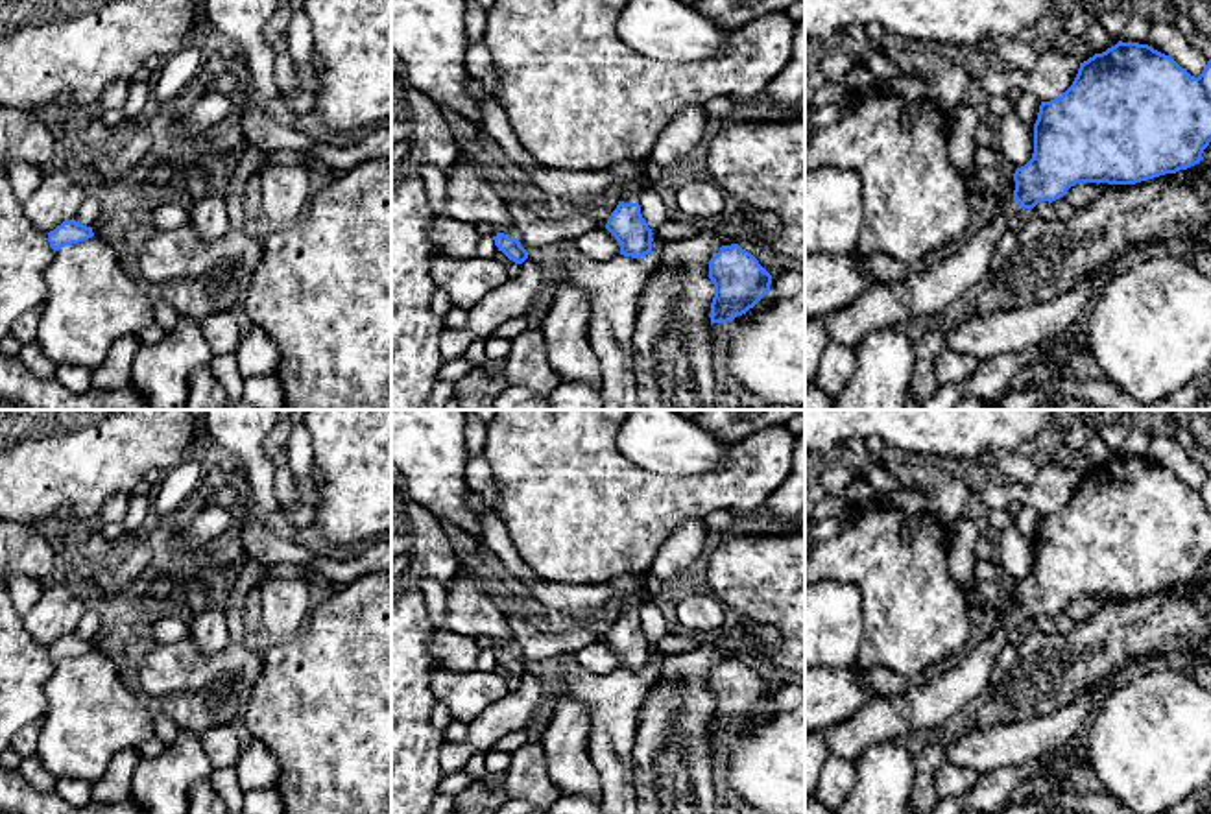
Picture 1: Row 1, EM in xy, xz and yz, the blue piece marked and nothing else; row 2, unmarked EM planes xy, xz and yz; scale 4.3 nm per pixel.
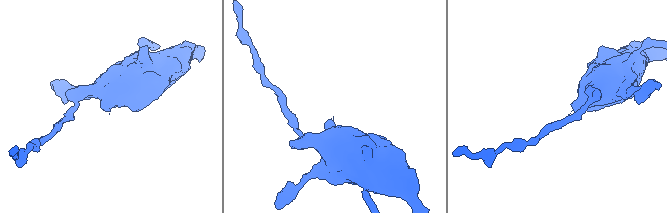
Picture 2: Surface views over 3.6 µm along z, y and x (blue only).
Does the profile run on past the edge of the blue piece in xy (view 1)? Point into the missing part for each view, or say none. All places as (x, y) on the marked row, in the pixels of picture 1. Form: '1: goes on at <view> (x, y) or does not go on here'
1: does not go on here

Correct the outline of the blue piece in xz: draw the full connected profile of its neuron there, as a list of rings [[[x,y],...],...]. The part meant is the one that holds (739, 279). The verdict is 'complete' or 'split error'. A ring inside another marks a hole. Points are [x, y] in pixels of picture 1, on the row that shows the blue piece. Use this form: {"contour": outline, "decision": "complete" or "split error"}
{"contour": [[[738,244],[722,245],[709,262],[714,284],[711,325],[727,323],[753,308],[768,292],[772,275]]], "decision": "complete"}

